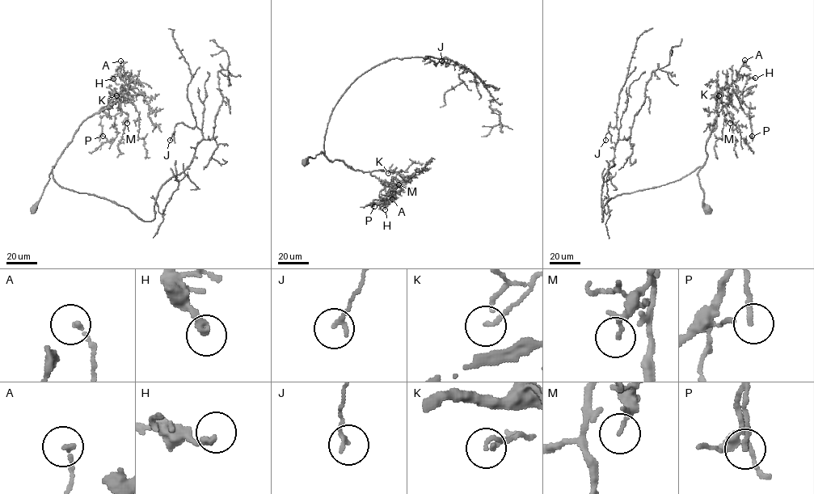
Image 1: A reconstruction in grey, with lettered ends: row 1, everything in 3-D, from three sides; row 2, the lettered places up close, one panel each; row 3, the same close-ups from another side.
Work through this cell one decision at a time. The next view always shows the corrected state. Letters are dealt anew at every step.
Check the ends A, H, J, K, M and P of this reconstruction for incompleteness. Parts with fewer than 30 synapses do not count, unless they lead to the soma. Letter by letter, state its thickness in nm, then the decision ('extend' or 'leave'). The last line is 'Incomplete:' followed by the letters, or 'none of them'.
A: calibre 160 nm; leave
H: calibre 240 nm; leave
J: calibre 160 nm; leave
K: calibre 120 nm; leave
M: calibre 110 nm; leave
P: calibre 190 nm; leave
Incomplete: none of them

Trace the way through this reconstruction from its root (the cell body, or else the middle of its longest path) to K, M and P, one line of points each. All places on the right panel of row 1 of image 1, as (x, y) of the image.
K: (707, 209), (698, 171), (707, 157), (706, 143), (718, 116), (715, 104), (719, 95)
M: (707, 209), (698, 171), (707, 157), (706, 143), (718, 113), (728, 100), (727, 108), (732, 115), (730, 123)
P: (707, 209), (698, 171), (707, 157), (706, 143), (718, 113), (728, 103), (732, 89), (748, 115), (752, 136)

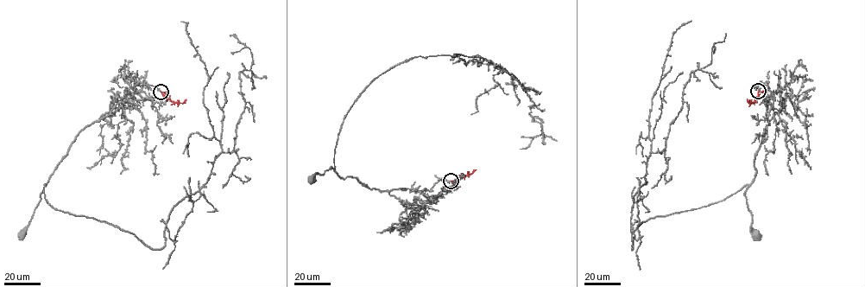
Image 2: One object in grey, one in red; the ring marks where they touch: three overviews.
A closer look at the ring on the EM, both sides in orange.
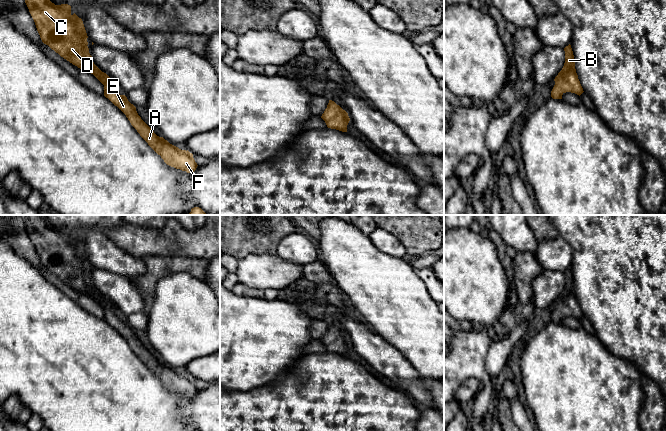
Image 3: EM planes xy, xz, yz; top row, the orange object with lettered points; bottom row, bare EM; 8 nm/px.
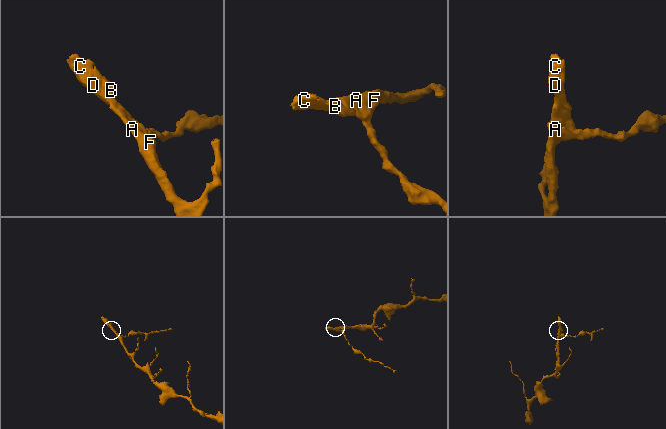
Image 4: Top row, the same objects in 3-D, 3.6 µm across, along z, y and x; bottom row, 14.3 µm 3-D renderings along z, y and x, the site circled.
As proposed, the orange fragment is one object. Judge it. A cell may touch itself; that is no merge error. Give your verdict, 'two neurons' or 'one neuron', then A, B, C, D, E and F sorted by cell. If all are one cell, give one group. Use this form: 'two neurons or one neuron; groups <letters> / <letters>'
one neuron; groups A B C D E F

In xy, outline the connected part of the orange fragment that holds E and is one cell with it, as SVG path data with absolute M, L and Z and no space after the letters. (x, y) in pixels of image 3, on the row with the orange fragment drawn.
M25 0L25 3L42 42L73 65L93 74L104 85L104 96L126 115L140 136L167 165L187 173L196 170L198 165L193 154L157 136L141 119L127 97L120 95L111 86L114 81L94 64L87 46L88 36L83 21L75 13L71 14L70 5L55 5L50 0Z

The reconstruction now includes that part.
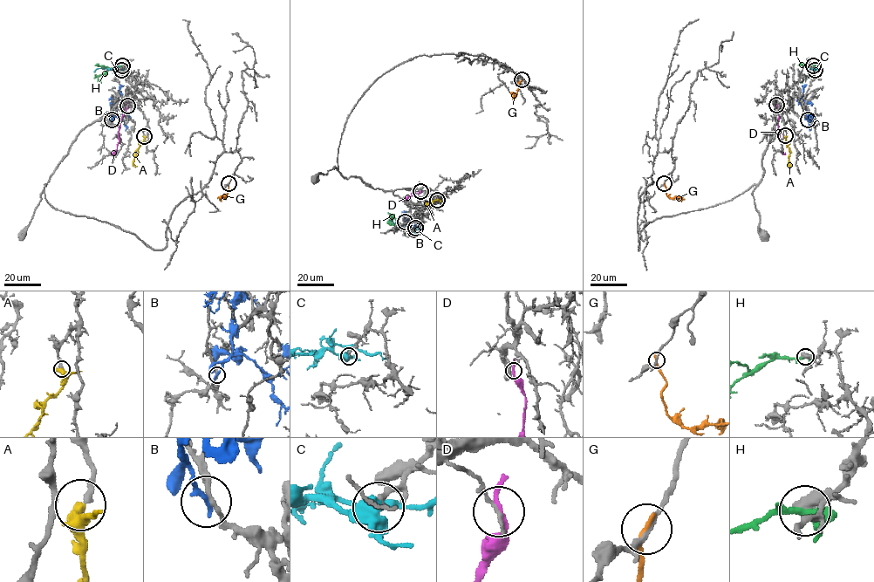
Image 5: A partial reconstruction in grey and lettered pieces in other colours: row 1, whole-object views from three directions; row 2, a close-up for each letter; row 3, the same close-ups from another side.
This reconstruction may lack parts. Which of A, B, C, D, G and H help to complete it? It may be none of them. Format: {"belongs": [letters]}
{"belongs": ["A"]}

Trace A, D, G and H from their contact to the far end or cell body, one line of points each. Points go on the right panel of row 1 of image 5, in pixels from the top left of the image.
A: (785, 135), (789, 149), (789, 167)
D: (776, 106), (779, 111), (777, 129), (781, 151), (785, 154)
G: (664, 183), (666, 195), (672, 198), (680, 197), (681, 201)
H: (814, 65), (815, 71), (800, 82)

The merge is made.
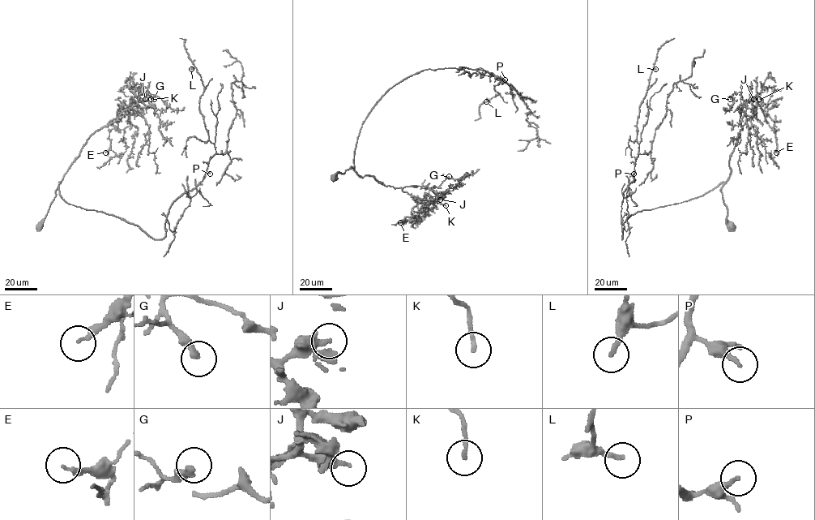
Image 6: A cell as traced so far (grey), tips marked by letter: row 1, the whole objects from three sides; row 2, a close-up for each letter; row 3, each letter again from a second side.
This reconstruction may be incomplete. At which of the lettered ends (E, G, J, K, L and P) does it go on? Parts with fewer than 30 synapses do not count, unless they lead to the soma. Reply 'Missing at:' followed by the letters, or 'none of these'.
Missing at: none of these

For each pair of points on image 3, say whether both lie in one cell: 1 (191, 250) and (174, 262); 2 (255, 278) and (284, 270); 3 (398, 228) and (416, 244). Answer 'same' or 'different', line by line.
1: different
2: same
3: same

